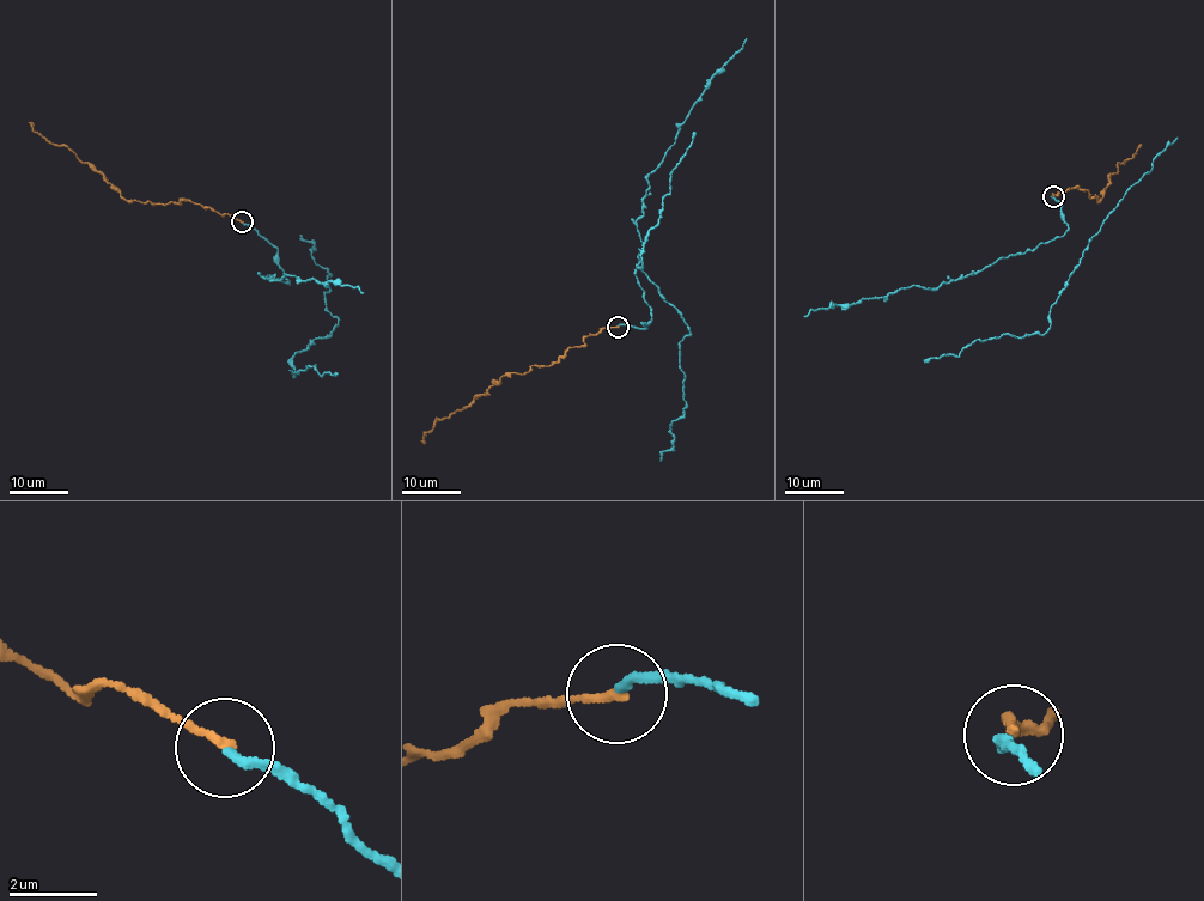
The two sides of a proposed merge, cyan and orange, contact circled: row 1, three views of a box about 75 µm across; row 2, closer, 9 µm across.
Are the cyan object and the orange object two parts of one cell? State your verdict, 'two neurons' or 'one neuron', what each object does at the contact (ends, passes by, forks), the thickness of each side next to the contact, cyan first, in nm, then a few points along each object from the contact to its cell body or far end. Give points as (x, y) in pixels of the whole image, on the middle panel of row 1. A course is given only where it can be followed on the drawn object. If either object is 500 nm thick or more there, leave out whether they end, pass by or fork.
one neuron; cyan ends; orange ends; calibres 200 and 200 nm; course cyan (616, 326), (646, 328), (651, 317), (636, 268), (643, 249), (636, 221), (648, 177), (746, 38); course orange (618, 327), (587, 335), (558, 363), (508, 373), (486, 394), (437, 421), (425, 444)

